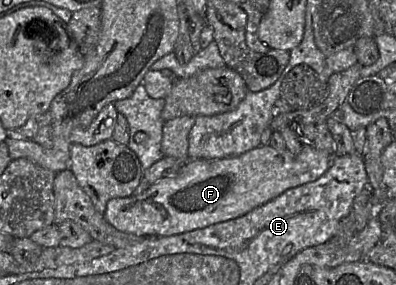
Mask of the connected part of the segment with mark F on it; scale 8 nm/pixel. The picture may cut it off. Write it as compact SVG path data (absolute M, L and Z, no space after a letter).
M261 145L234 158L190 159L174 177L160 179L146 191L108 201L105 220L121 232L140 237L173 236L238 218L281 195L285 191L313 182L332 165L335 153L304 145L297 155Z

